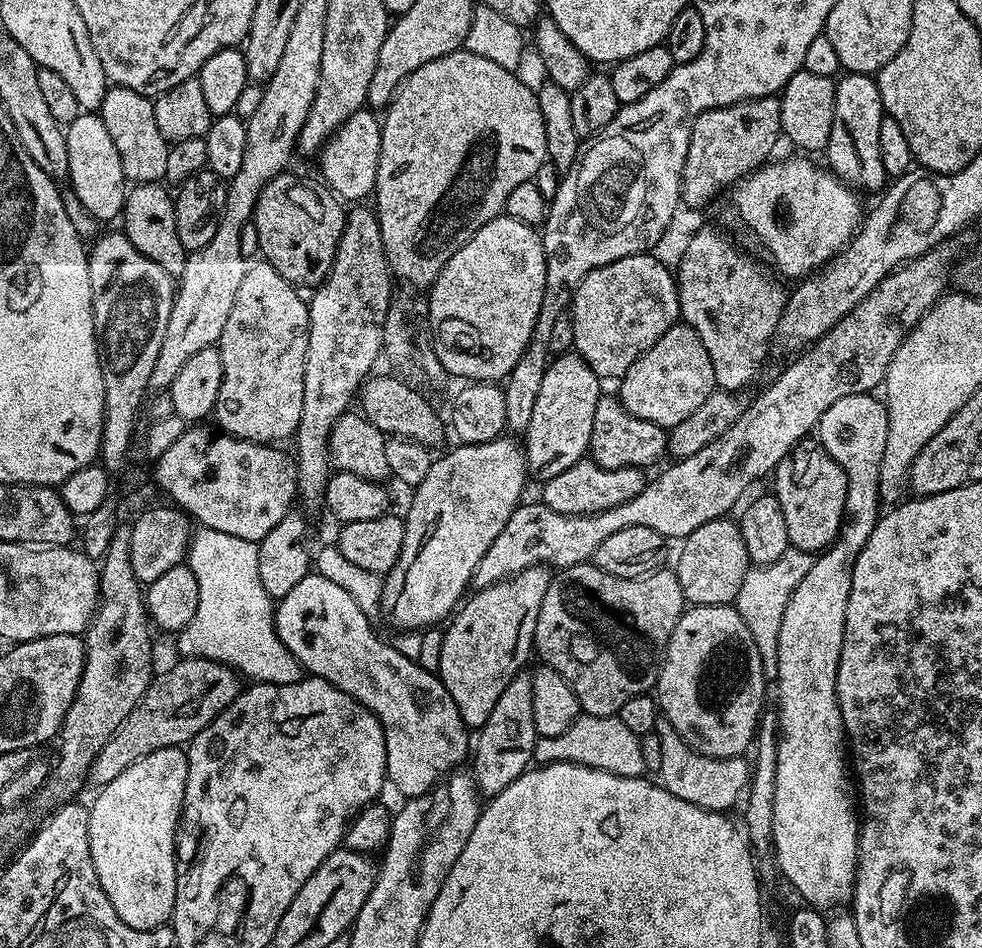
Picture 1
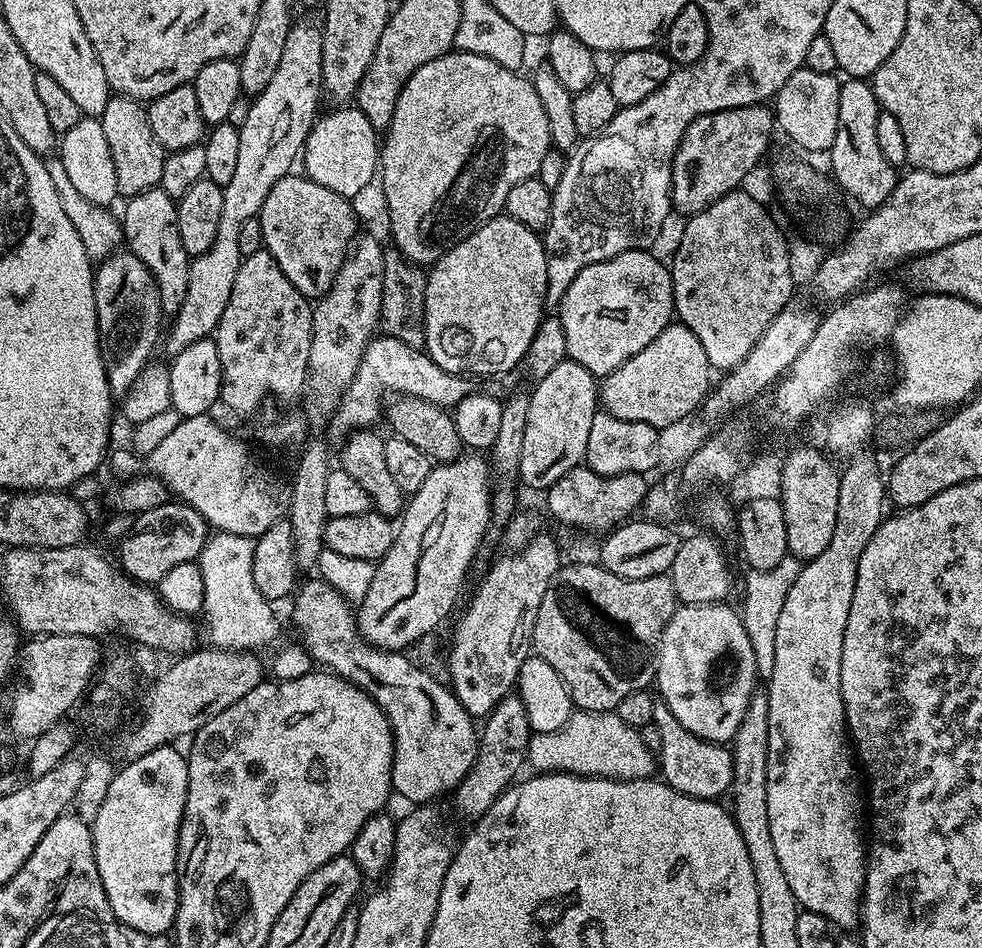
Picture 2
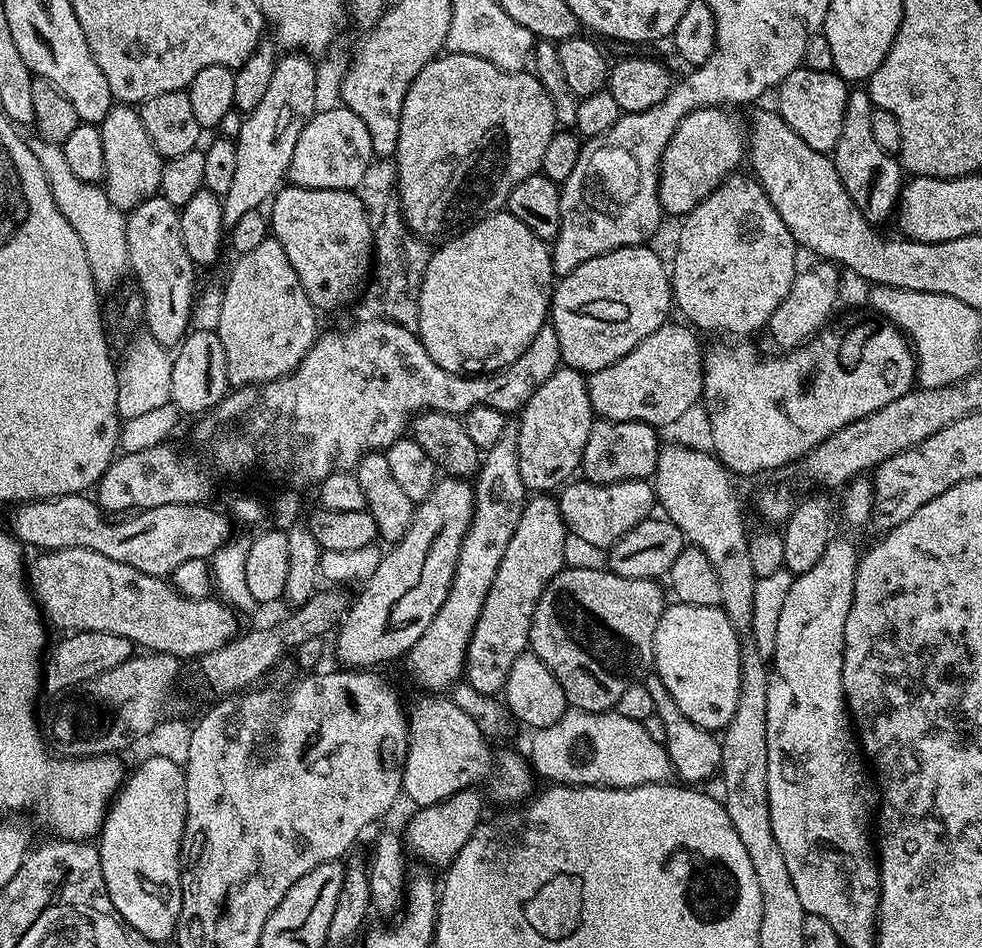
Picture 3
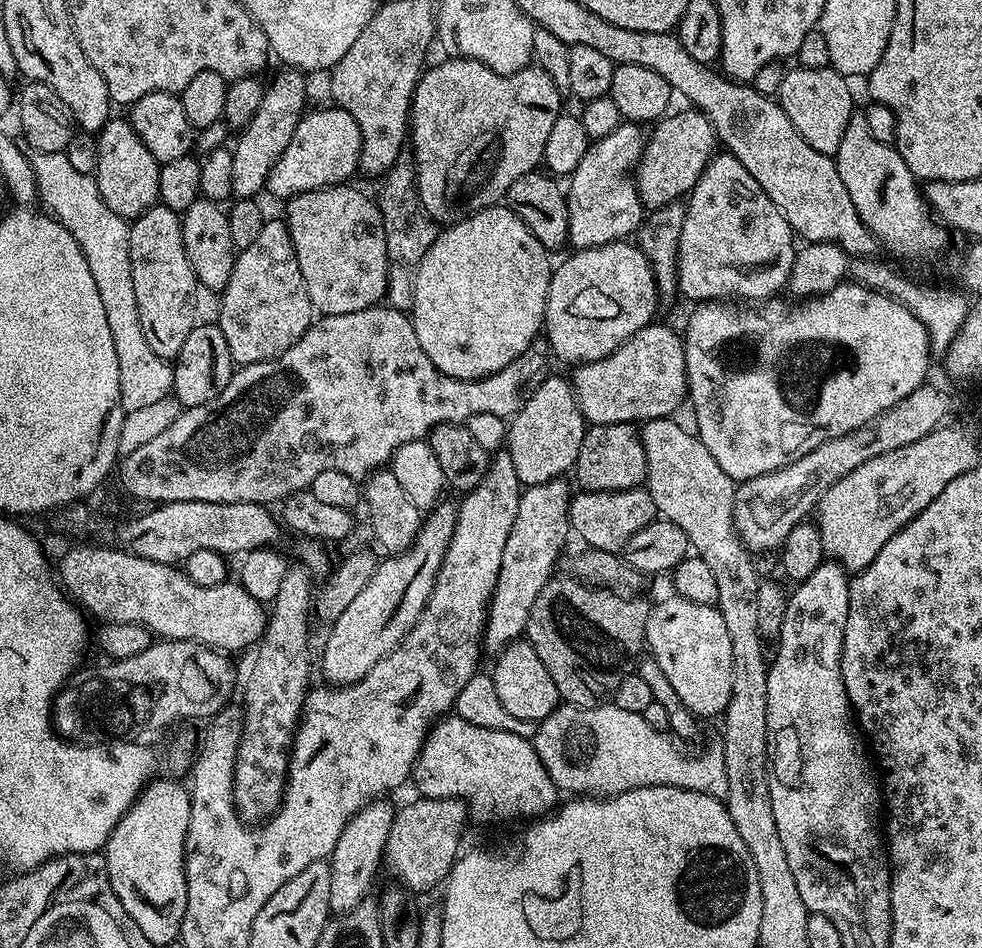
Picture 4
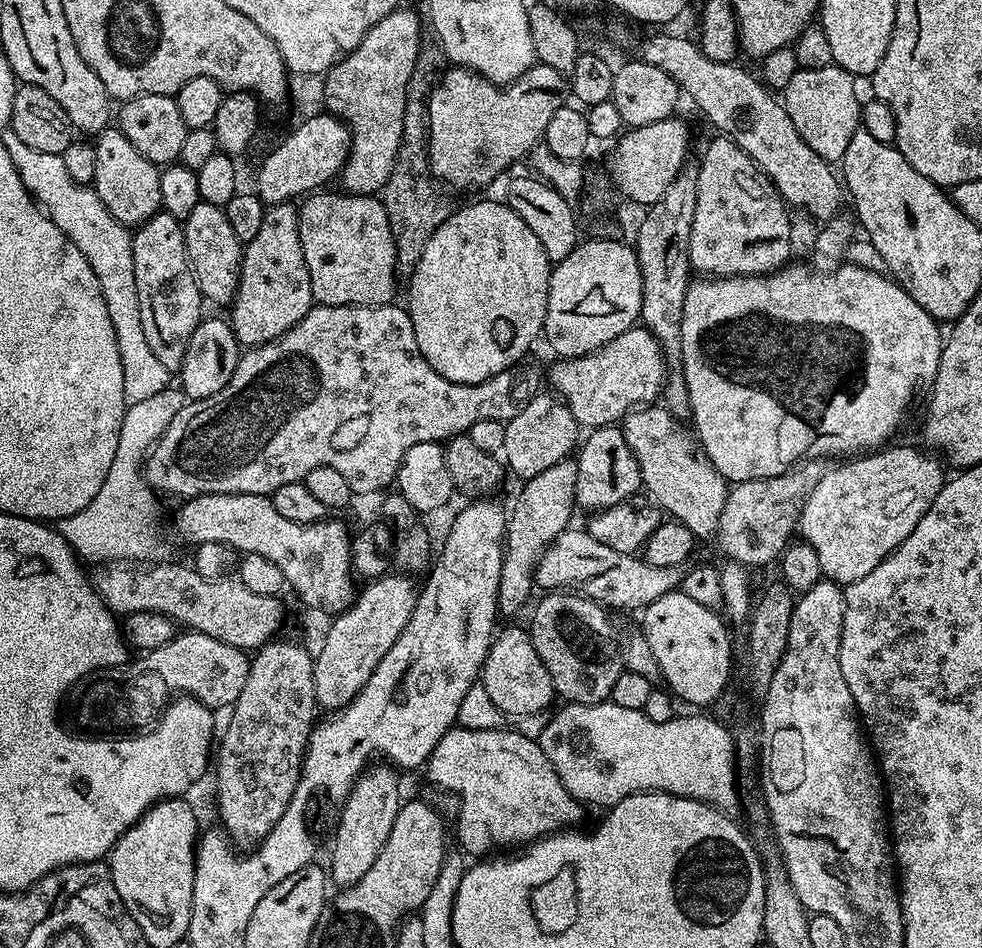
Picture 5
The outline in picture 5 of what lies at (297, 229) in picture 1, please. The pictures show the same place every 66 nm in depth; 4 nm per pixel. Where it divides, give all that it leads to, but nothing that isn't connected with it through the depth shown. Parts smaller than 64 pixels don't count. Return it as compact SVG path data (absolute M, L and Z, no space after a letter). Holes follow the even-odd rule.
M343 190L313 191L299 205L302 255L306 258L306 270L310 270L310 290L316 304L326 306L378 306L393 303L396 292L396 247L394 234L390 234L390 218L384 209L383 199L371 196L354 196Z

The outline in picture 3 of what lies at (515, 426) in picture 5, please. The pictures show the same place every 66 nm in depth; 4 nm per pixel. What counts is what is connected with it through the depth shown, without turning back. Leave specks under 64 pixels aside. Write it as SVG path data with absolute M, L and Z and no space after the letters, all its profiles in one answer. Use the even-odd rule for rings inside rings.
M562 366L538 390L534 390L534 398L526 402L526 406L518 413L518 470L522 473L525 489L532 494L552 494L561 486L569 483L577 475L580 459L586 450L586 438L590 438L590 430L594 423L594 413L590 406L588 381L585 373Z

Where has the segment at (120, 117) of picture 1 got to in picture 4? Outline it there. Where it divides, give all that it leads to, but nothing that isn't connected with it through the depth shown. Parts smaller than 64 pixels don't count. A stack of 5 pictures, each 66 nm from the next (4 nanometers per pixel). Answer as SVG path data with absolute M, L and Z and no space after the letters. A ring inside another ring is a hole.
M110 118L100 128L96 136L98 146L98 162L96 163L95 178L98 194L102 194L102 202L114 210L122 219L129 222L138 219L143 212L150 210L160 199L158 194L158 174L160 164L142 146L142 138L134 134L134 126L127 118Z

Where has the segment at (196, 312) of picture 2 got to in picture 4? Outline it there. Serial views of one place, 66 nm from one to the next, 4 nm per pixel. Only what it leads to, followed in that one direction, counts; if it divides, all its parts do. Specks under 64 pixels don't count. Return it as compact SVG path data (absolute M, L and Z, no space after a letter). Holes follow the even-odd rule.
M280 70L276 77L264 89L262 106L258 106L258 114L250 118L248 125L234 140L232 157L234 158L234 186L233 197L237 200L259 197L259 192L265 191L270 170L281 158L286 146L289 145L297 130L298 124L305 116L304 103L308 100L308 84L305 73L299 70Z

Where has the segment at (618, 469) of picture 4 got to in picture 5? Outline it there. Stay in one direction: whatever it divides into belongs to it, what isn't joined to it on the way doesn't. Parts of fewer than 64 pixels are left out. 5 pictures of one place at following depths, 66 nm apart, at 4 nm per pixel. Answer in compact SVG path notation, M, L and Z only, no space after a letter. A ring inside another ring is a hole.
M619 427L591 429L579 445L575 462L578 466L576 502L581 509L585 508L585 513L601 512L603 508L633 499L641 491L638 460L630 446L626 446L626 438Z

